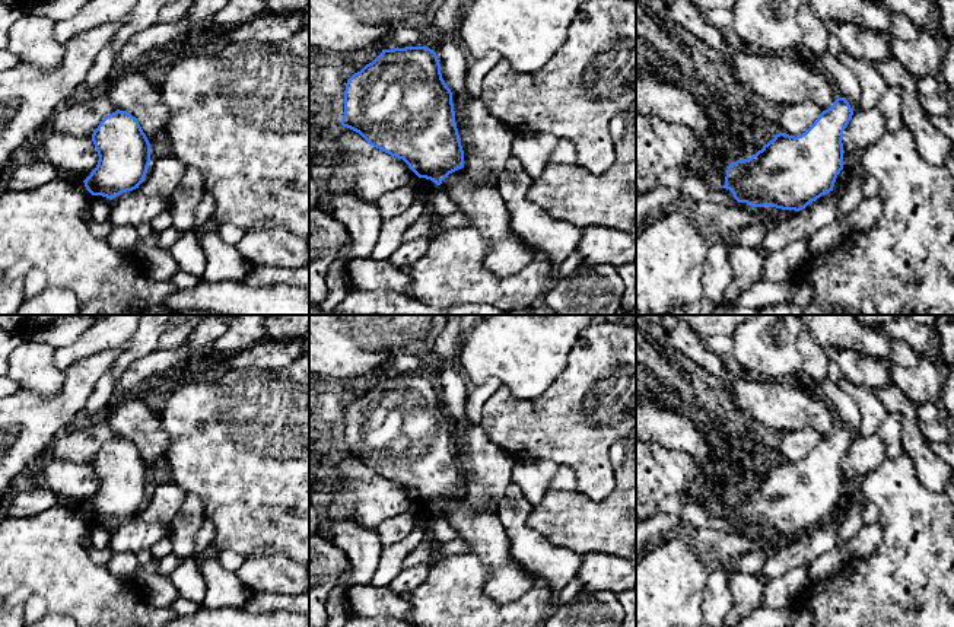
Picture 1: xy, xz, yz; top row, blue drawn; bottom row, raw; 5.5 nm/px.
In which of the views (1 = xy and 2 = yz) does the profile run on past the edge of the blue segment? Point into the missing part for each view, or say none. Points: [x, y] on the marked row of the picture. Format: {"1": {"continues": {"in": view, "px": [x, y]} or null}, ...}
{"1": {"continues": null}, "2": {"continues": null}}

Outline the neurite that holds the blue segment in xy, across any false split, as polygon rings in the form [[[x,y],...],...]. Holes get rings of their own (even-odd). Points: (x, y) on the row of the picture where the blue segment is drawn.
[[[127,111],[106,115],[92,134],[99,160],[83,181],[92,195],[109,200],[139,188],[150,163],[150,143]]]

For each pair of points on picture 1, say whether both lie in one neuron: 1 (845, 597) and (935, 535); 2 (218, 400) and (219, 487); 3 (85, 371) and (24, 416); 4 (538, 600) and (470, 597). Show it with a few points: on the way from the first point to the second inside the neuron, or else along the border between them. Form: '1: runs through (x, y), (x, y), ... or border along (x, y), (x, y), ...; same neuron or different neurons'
1: runs through (867, 597), (874, 597), (913, 557); same neuron
2: runs through (222, 422), (222, 465); same neuron
3: runs through (75, 387), (45, 416), (40, 416); same neuron
4: runs through (521, 611), (487, 611); same neuron

